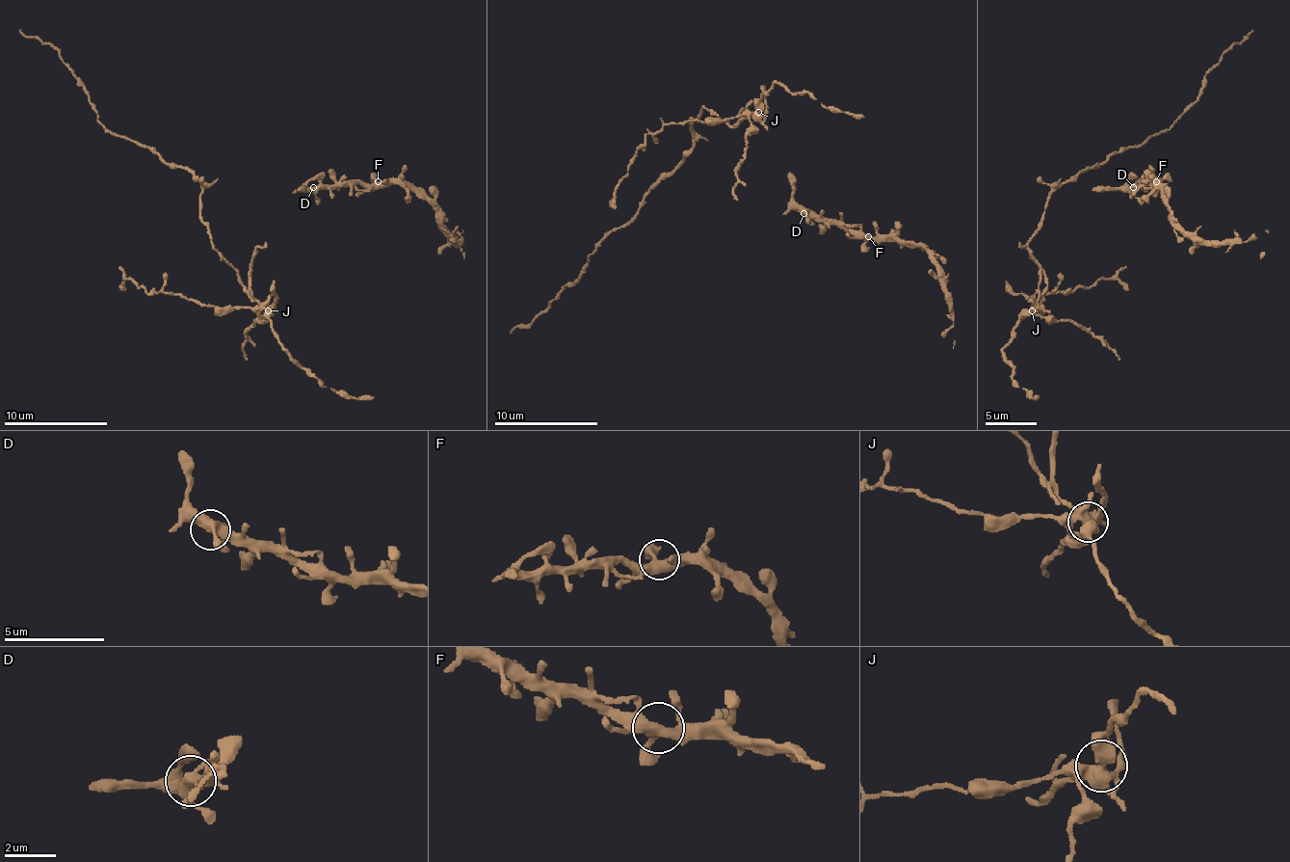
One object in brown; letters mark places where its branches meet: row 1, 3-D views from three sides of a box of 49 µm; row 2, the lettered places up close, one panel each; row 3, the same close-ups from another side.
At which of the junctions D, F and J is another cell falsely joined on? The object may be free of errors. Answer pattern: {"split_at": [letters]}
{"split_at": ["J"]}

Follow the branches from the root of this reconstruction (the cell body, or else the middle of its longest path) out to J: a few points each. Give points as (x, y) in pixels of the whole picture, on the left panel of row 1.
J: (218, 179), (199, 195), (199, 221), (207, 228), (213, 249), (236, 272), (239, 282), (267, 310)

